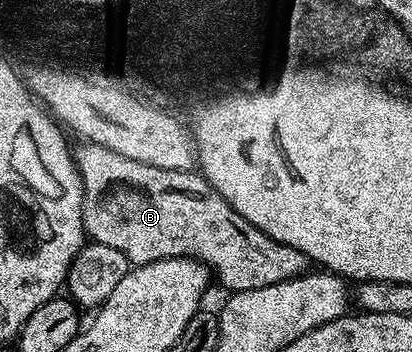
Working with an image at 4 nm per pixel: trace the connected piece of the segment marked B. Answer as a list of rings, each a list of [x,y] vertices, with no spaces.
[[[80,143],[80,146],[75,146],[74,156],[76,159],[76,170],[79,171],[81,179],[84,180],[85,234],[97,245],[118,247],[118,251],[122,251],[122,255],[126,255],[126,259],[133,266],[154,263],[155,261],[170,259],[171,257],[191,257],[193,261],[201,261],[203,265],[209,266],[215,280],[217,277],[228,288],[228,291],[232,293],[250,291],[258,287],[270,287],[274,283],[282,283],[286,279],[294,279],[295,277],[302,276],[303,273],[309,272],[310,262],[308,256],[294,247],[286,247],[286,243],[278,243],[274,239],[270,239],[270,235],[258,231],[258,227],[254,227],[254,223],[246,223],[246,219],[242,219],[242,215],[238,215],[238,211],[234,211],[234,207],[230,207],[230,203],[226,203],[226,199],[222,199],[222,195],[218,195],[213,191],[211,185],[204,180],[199,172],[186,169],[182,171],[166,171],[162,167],[150,167],[146,163],[131,161],[114,151],[110,151],[106,147],[91,143]]]

